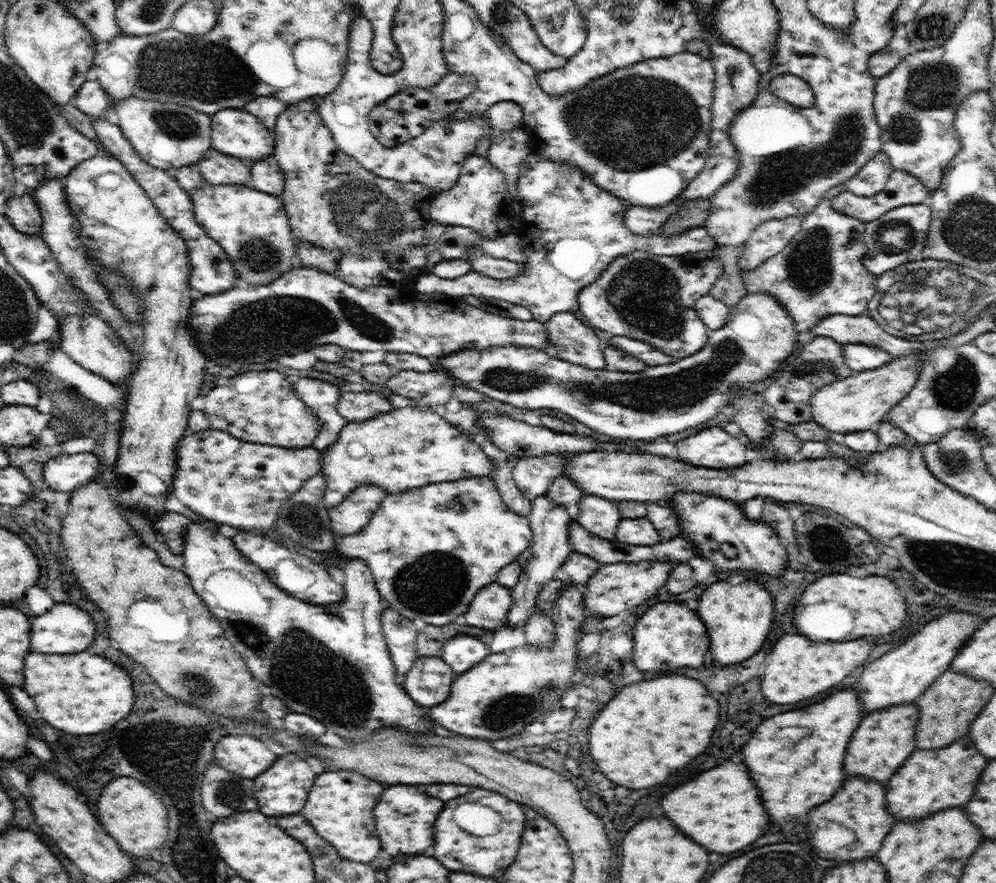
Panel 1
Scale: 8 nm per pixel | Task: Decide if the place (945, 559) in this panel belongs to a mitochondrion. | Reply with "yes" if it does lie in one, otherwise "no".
yes

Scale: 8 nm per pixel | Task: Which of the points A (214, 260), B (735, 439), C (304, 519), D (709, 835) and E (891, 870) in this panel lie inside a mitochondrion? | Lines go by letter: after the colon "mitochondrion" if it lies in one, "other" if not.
A: mitochondrion
B: other
C: mitochondrion
D: other
E: other

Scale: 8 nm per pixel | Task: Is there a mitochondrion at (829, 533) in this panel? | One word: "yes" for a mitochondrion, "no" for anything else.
no

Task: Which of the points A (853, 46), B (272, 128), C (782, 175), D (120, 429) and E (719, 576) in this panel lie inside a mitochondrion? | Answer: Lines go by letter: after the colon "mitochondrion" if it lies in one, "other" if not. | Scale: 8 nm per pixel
A: other
B: other
C: mitochondrion
D: other
E: other

